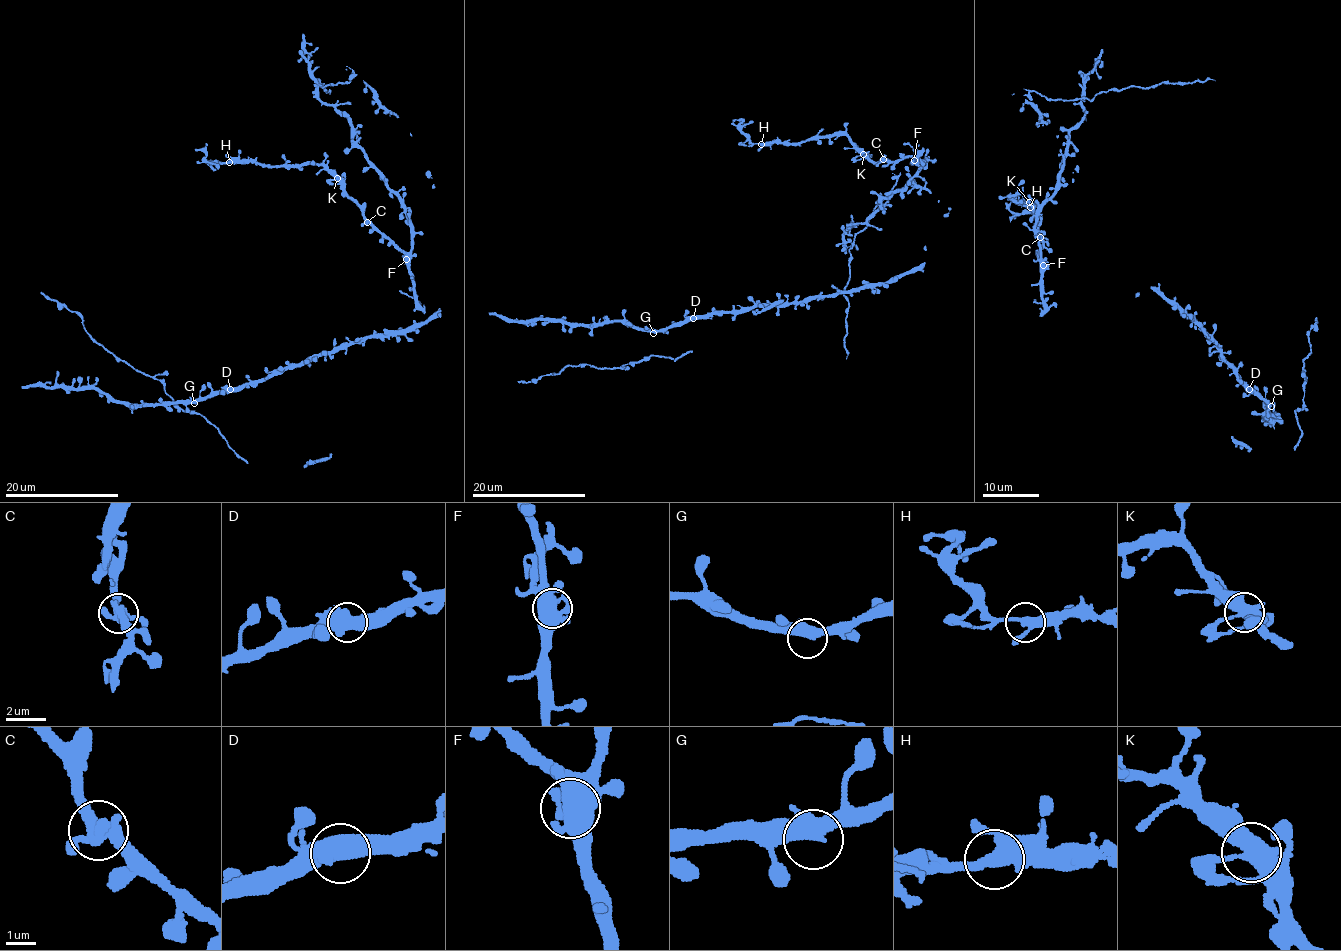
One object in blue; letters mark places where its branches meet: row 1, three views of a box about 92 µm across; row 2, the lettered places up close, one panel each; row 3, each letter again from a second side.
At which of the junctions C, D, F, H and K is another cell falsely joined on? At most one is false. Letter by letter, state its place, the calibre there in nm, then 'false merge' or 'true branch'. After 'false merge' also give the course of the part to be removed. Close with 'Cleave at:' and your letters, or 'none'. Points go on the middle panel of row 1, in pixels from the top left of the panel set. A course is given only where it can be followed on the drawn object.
C: place (883, 159); calibre 360 nm; true branch
D: place (693, 318); calibre 600 nm; true branch
F: place (914, 160); calibre 600 nm; true branch
H: place (761, 144); calibre 320 nm; true branch
K: place (863, 154); calibre 440 nm; true branch
Cleave at: none

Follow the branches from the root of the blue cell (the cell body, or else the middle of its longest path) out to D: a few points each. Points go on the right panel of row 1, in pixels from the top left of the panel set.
D: (1151, 289), (1191, 317), (1220, 348), (1249, 389)

